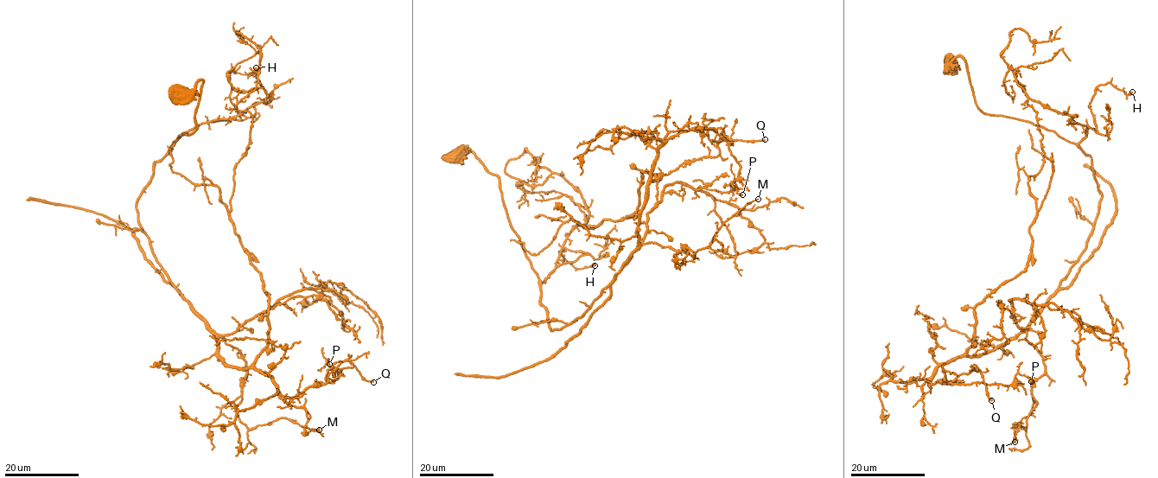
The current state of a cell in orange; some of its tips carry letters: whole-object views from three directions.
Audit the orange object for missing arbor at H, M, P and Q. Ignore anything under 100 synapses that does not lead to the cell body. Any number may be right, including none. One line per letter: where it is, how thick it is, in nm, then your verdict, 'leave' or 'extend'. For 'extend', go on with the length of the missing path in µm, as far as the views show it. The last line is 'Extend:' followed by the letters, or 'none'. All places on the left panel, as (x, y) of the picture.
H: (256, 67) | 140 nm | leave
M: (319, 430) | 100 nm | leave
P: (329, 364) | 150 nm | leave
Q: (373, 382) | 140 nm | leave
Extend: none

